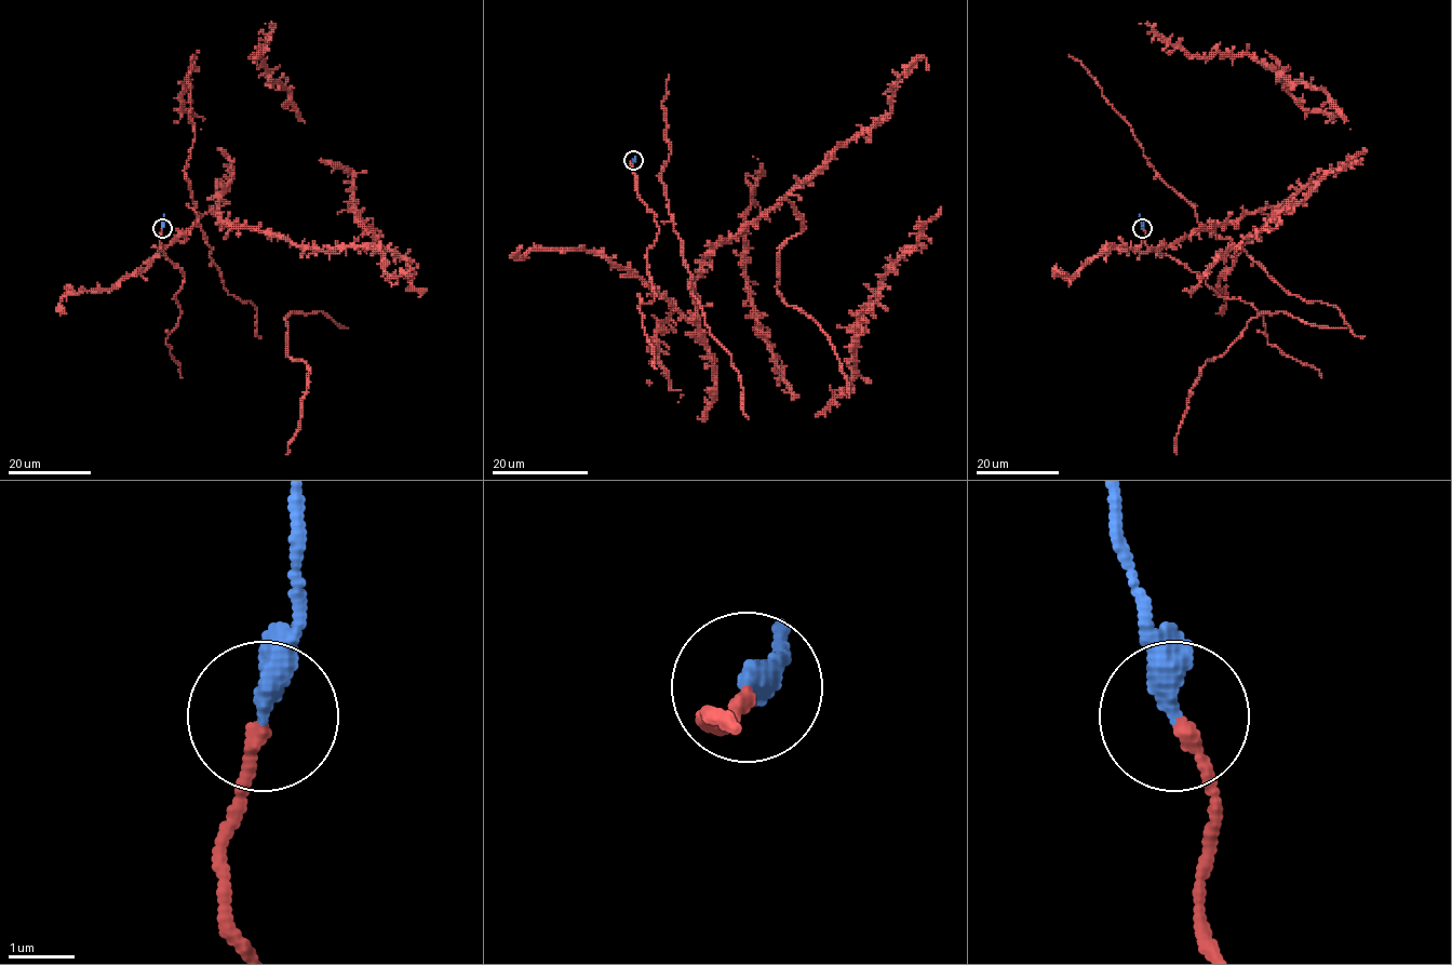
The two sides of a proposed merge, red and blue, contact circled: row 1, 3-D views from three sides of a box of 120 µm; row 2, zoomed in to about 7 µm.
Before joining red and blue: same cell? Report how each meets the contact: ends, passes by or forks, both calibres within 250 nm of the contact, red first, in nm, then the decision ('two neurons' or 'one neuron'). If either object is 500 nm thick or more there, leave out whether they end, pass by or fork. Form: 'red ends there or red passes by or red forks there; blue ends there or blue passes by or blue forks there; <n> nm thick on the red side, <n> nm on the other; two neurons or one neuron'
red ends there; blue ends there; 200 nm thick on the red side, 380 nm on the other; one neuron

